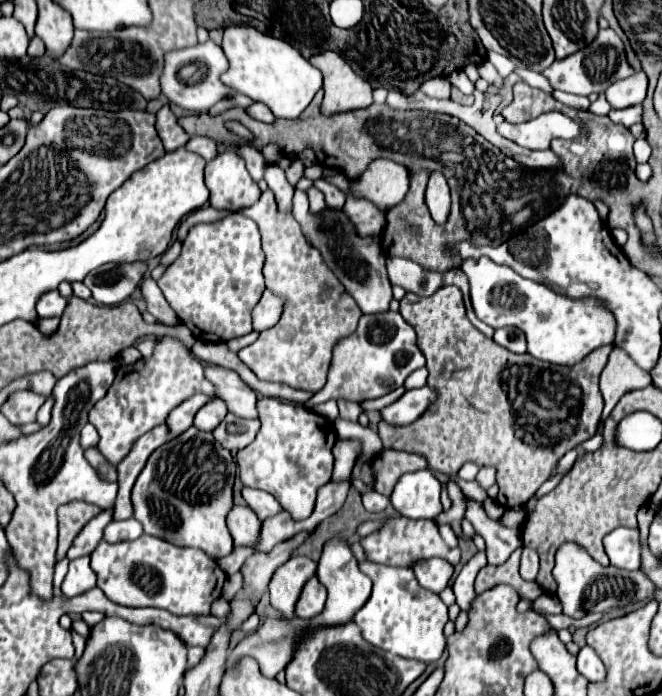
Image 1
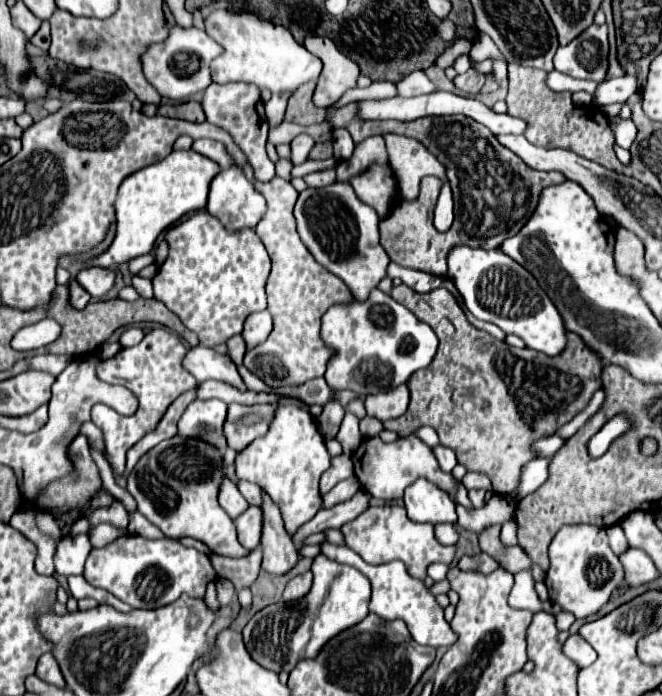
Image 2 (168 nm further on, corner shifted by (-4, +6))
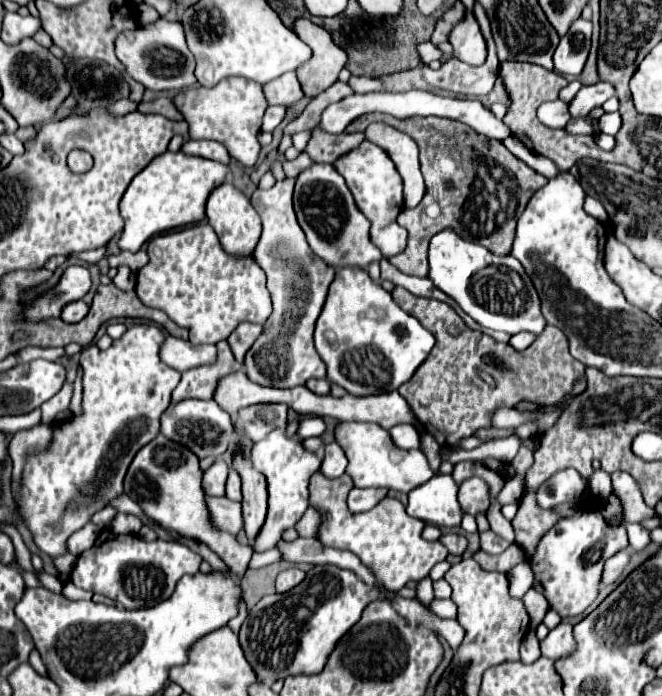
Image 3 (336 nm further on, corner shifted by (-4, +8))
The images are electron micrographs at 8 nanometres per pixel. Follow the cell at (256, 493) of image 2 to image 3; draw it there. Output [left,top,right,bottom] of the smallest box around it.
[226,471,242,501]

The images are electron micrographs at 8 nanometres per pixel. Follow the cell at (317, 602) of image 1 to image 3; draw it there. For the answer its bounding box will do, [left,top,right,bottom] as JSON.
[276,567,306,593]

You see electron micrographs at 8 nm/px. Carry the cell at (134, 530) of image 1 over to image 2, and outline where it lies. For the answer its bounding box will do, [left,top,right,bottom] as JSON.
[90,523,128,547]

